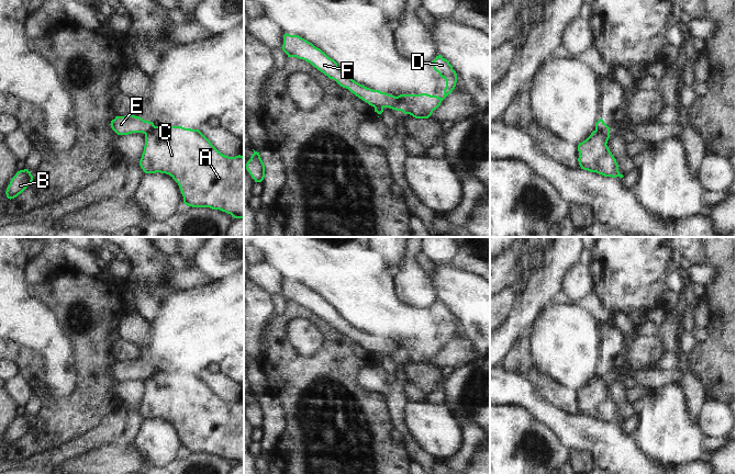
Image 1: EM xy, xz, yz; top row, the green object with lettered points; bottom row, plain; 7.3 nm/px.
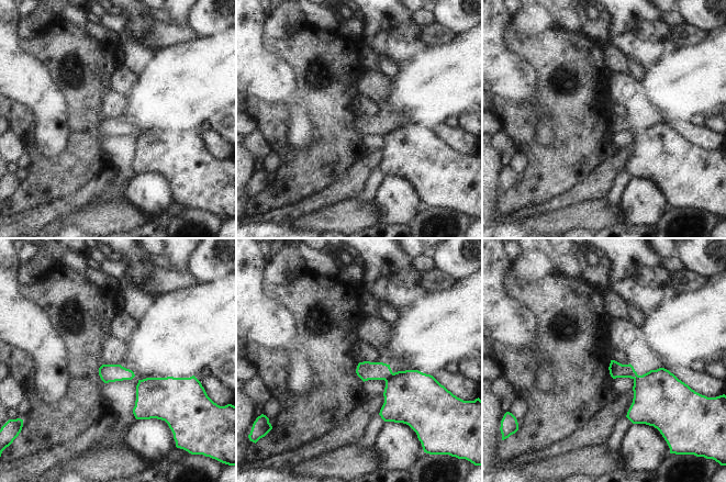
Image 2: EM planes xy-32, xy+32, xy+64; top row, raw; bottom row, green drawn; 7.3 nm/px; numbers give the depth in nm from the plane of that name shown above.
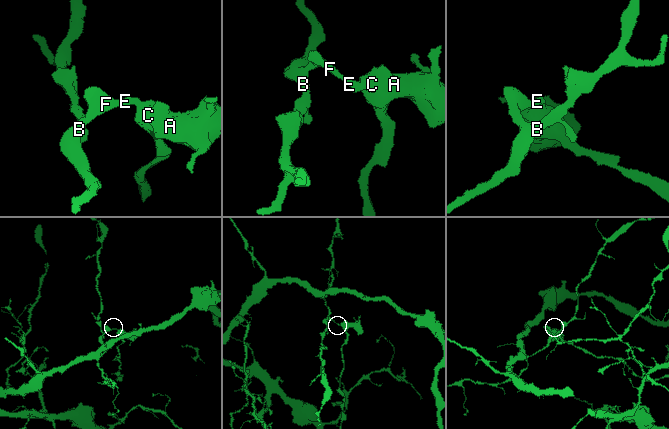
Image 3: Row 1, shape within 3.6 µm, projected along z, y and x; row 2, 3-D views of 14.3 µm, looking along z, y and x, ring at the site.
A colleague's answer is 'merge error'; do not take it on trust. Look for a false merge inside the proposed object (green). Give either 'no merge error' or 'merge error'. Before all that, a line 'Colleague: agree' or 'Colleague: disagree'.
Colleague: agree
merge error

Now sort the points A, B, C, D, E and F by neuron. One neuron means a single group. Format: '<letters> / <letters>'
A C D / B E F

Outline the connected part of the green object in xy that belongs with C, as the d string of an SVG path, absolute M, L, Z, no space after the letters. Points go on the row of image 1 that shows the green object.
M155 126L145 134L140 166L145 173L169 174L178 183L186 205L220 210L234 218L244 218L244 157L221 154L199 129Z

